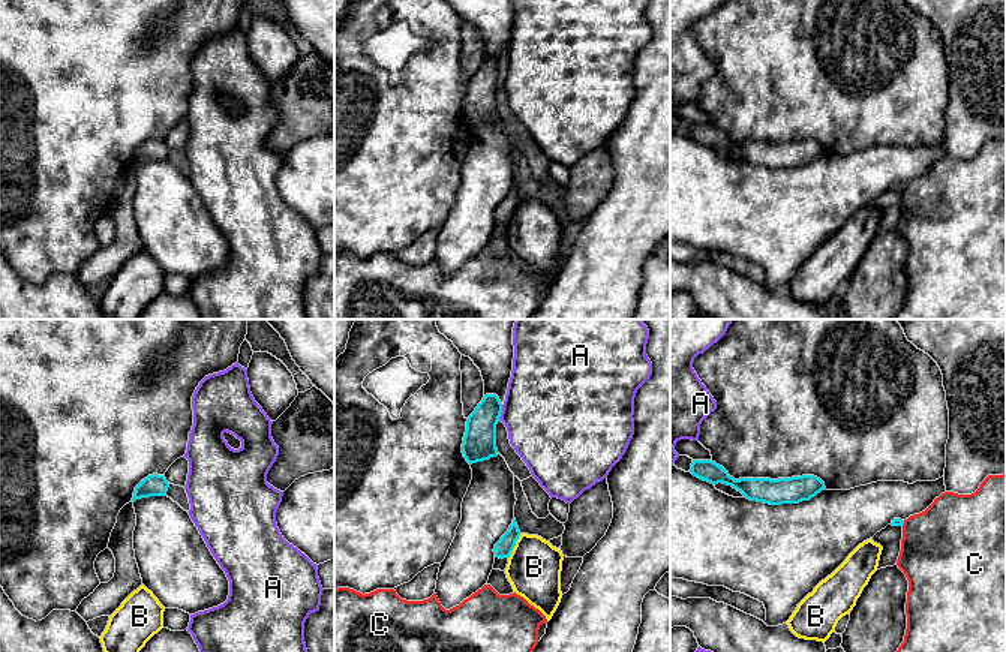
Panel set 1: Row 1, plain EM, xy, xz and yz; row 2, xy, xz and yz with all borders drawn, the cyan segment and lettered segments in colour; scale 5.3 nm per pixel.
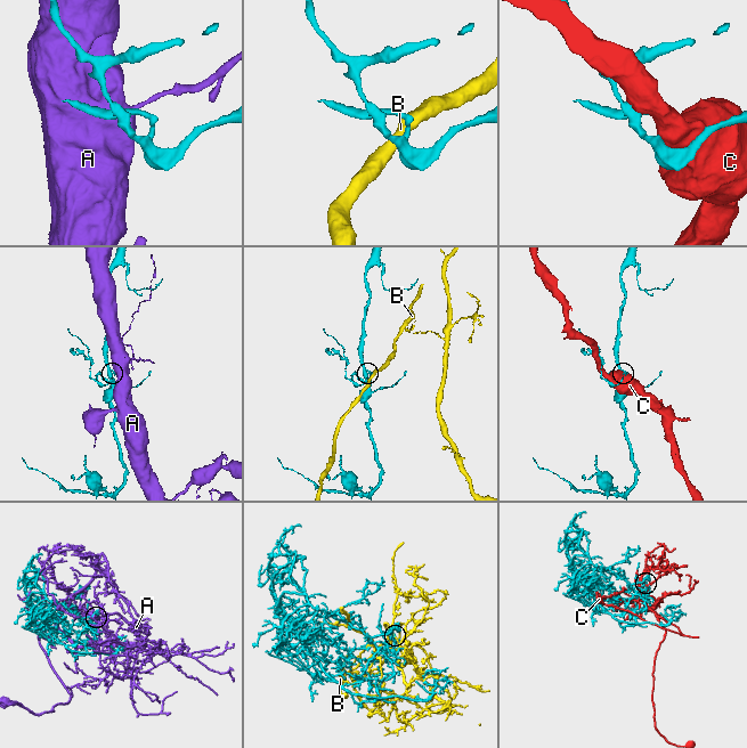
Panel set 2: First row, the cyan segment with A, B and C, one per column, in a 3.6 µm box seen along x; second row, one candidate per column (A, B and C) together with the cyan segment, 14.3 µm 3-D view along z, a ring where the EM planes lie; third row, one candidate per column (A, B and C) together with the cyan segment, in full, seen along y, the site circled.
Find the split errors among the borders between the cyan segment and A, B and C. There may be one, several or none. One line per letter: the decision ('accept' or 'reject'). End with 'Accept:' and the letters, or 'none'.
A: reject
B: reject
C: reject
Accept: none

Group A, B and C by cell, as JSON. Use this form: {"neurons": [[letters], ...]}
{"neurons": [["A"], ["B"], ["C"]]}

